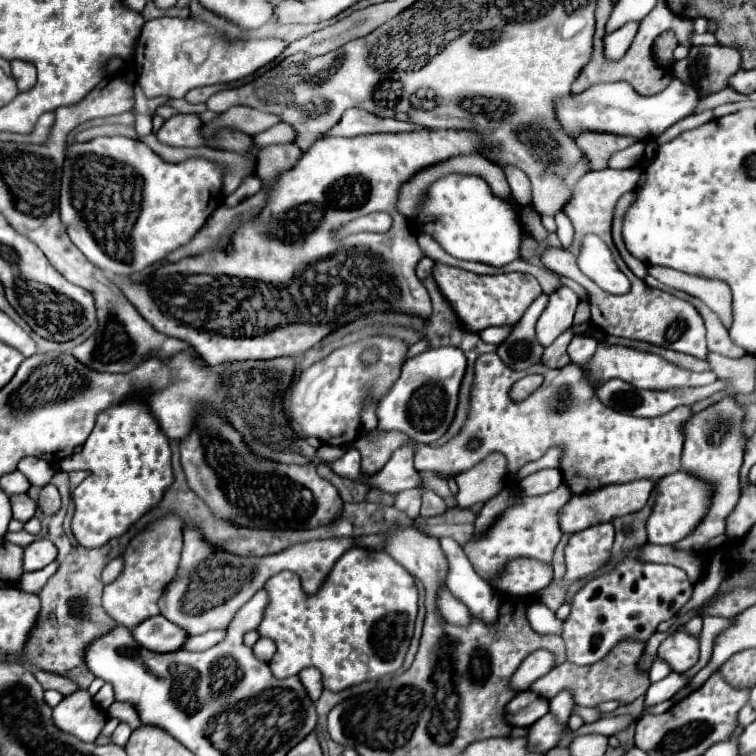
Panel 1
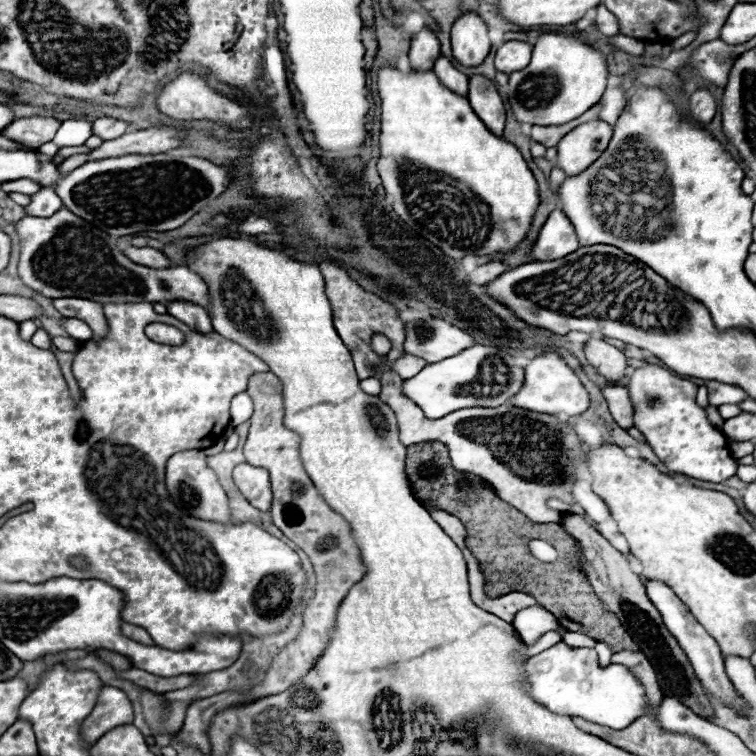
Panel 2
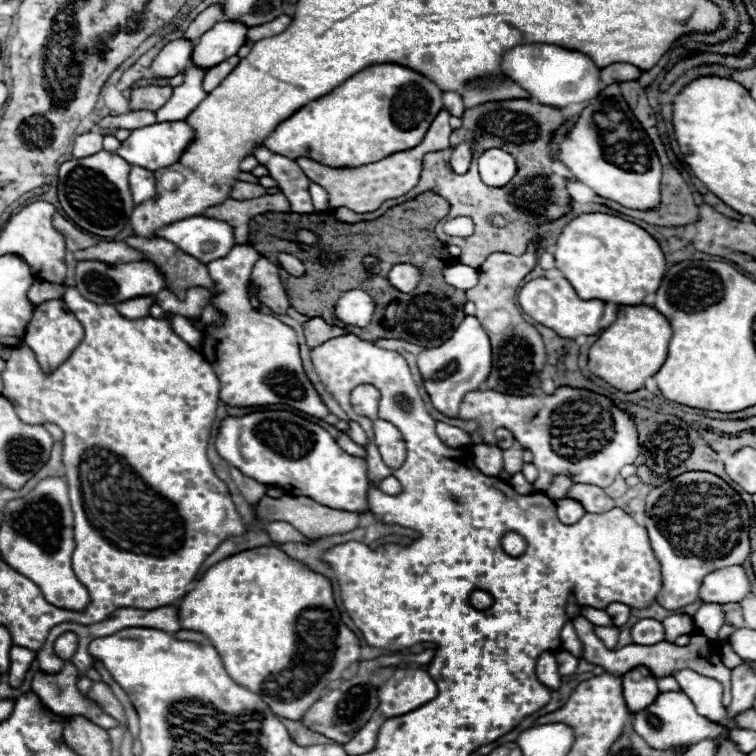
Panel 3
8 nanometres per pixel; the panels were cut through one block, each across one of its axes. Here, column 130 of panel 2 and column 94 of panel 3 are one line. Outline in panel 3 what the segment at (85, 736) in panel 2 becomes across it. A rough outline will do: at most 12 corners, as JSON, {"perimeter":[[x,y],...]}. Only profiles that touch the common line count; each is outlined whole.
{"perimeter":[[72,664],[37,671],[32,690],[58,716],[84,716],[104,730],[118,720],[76,688]]}

